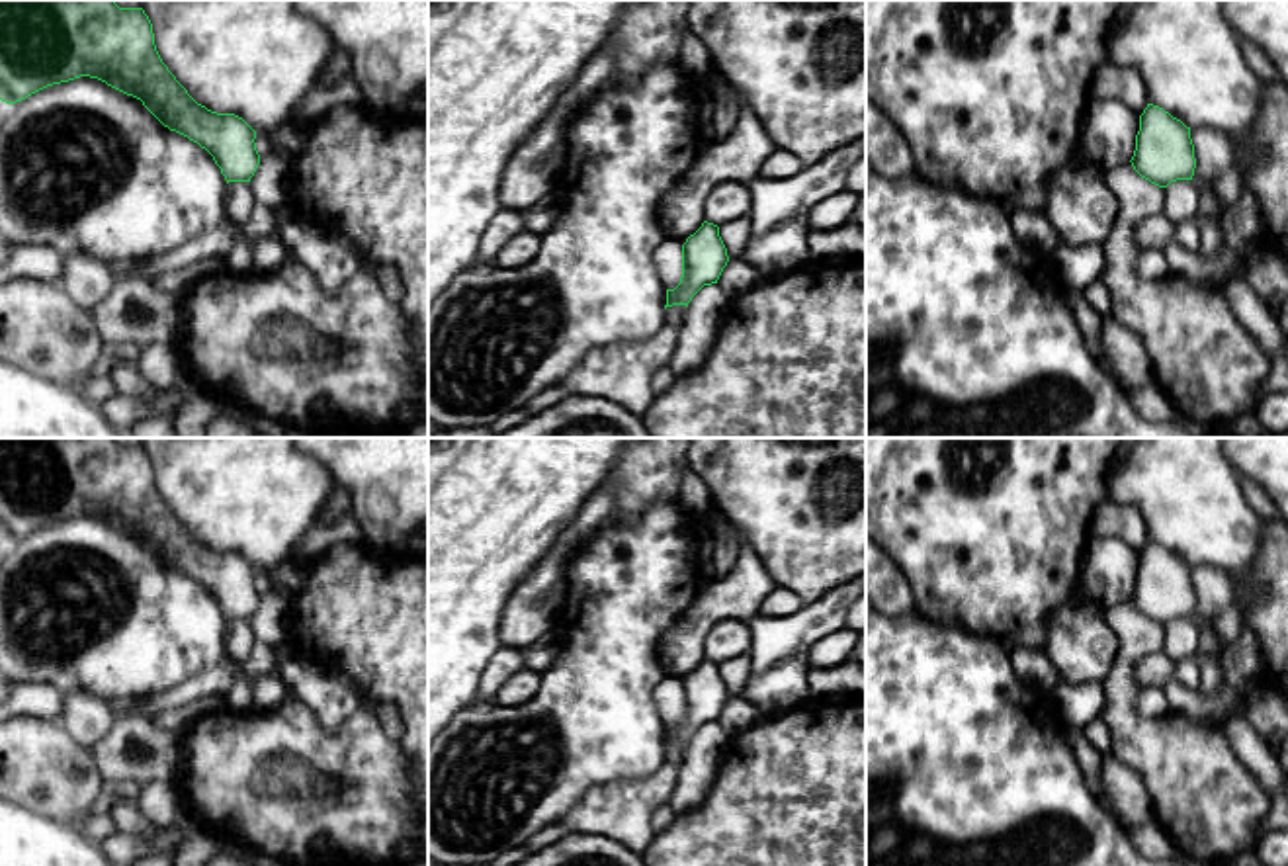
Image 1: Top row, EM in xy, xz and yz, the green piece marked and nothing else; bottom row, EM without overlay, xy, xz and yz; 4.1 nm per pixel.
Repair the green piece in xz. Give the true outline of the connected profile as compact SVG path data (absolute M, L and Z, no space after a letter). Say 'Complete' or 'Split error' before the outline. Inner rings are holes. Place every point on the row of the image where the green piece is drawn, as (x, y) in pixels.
Complete. M704 221L702 227L682 244L682 278L674 289L666 289L666 307L686 305L704 287L717 283L727 266L727 248L719 227Z

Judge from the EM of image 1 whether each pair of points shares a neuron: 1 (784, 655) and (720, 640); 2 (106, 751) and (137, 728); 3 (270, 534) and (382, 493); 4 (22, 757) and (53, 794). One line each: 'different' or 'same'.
1: different
2: same
3: different
4: same

